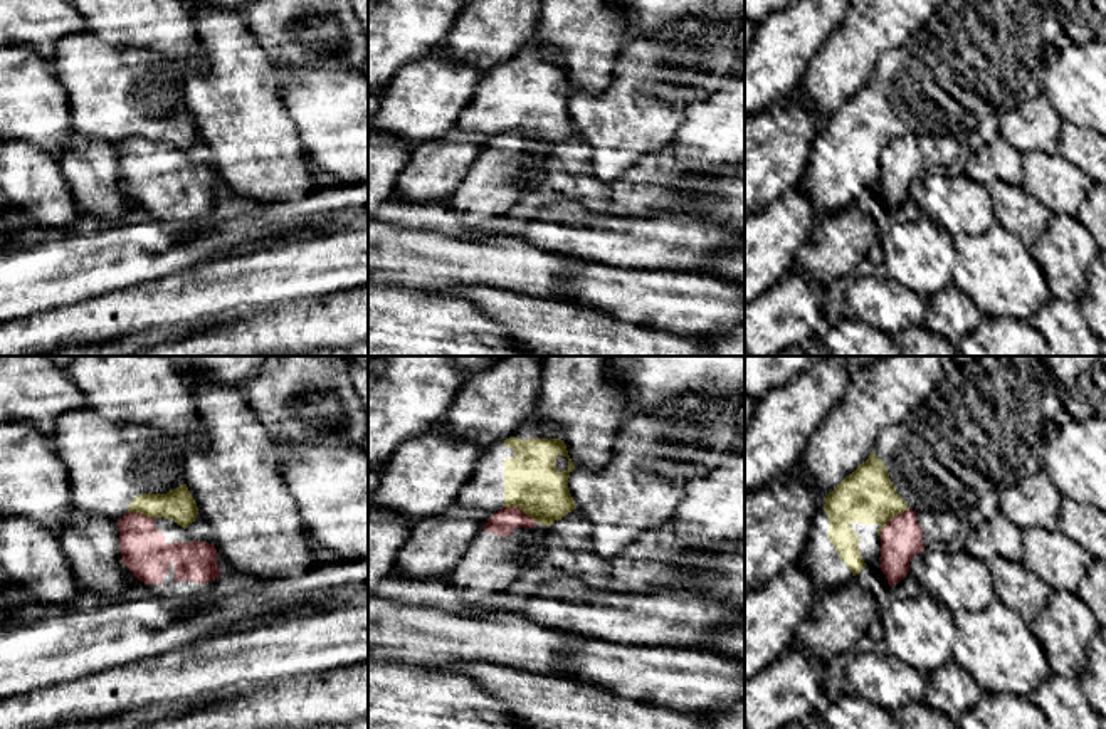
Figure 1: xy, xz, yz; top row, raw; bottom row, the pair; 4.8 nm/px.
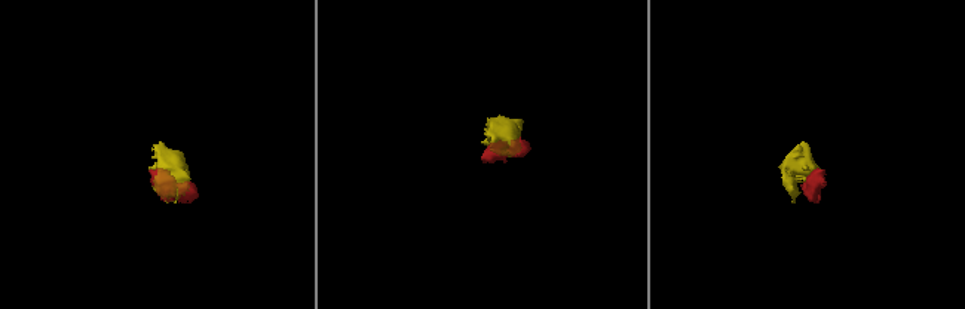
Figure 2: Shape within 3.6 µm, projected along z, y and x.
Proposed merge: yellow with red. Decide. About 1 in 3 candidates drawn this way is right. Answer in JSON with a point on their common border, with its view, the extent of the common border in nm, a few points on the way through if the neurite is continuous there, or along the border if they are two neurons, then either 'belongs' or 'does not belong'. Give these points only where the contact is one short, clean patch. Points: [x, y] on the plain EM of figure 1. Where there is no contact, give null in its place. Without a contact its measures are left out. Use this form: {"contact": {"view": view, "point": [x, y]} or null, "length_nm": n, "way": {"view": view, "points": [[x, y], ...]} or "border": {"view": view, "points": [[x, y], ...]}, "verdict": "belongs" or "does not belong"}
{"contact": {"view": "yz", "point": [891, 141]}, "length_nm": 190, "border": {"view": "yz", "points": [[908, 131], [898, 136], [879, 158]]}, "verdict": "does not belong"}

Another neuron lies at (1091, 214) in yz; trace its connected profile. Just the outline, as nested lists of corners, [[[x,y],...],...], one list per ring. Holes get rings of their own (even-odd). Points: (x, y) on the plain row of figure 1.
[[[1093,185],[1076,217],[1091,232],[1098,249],[1106,250],[1106,186]]]

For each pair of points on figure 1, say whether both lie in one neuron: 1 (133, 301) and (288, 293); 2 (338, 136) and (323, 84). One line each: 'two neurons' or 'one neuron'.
1: one neuron
2: one neuron

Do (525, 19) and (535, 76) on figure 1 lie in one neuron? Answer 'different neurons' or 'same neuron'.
different neurons

